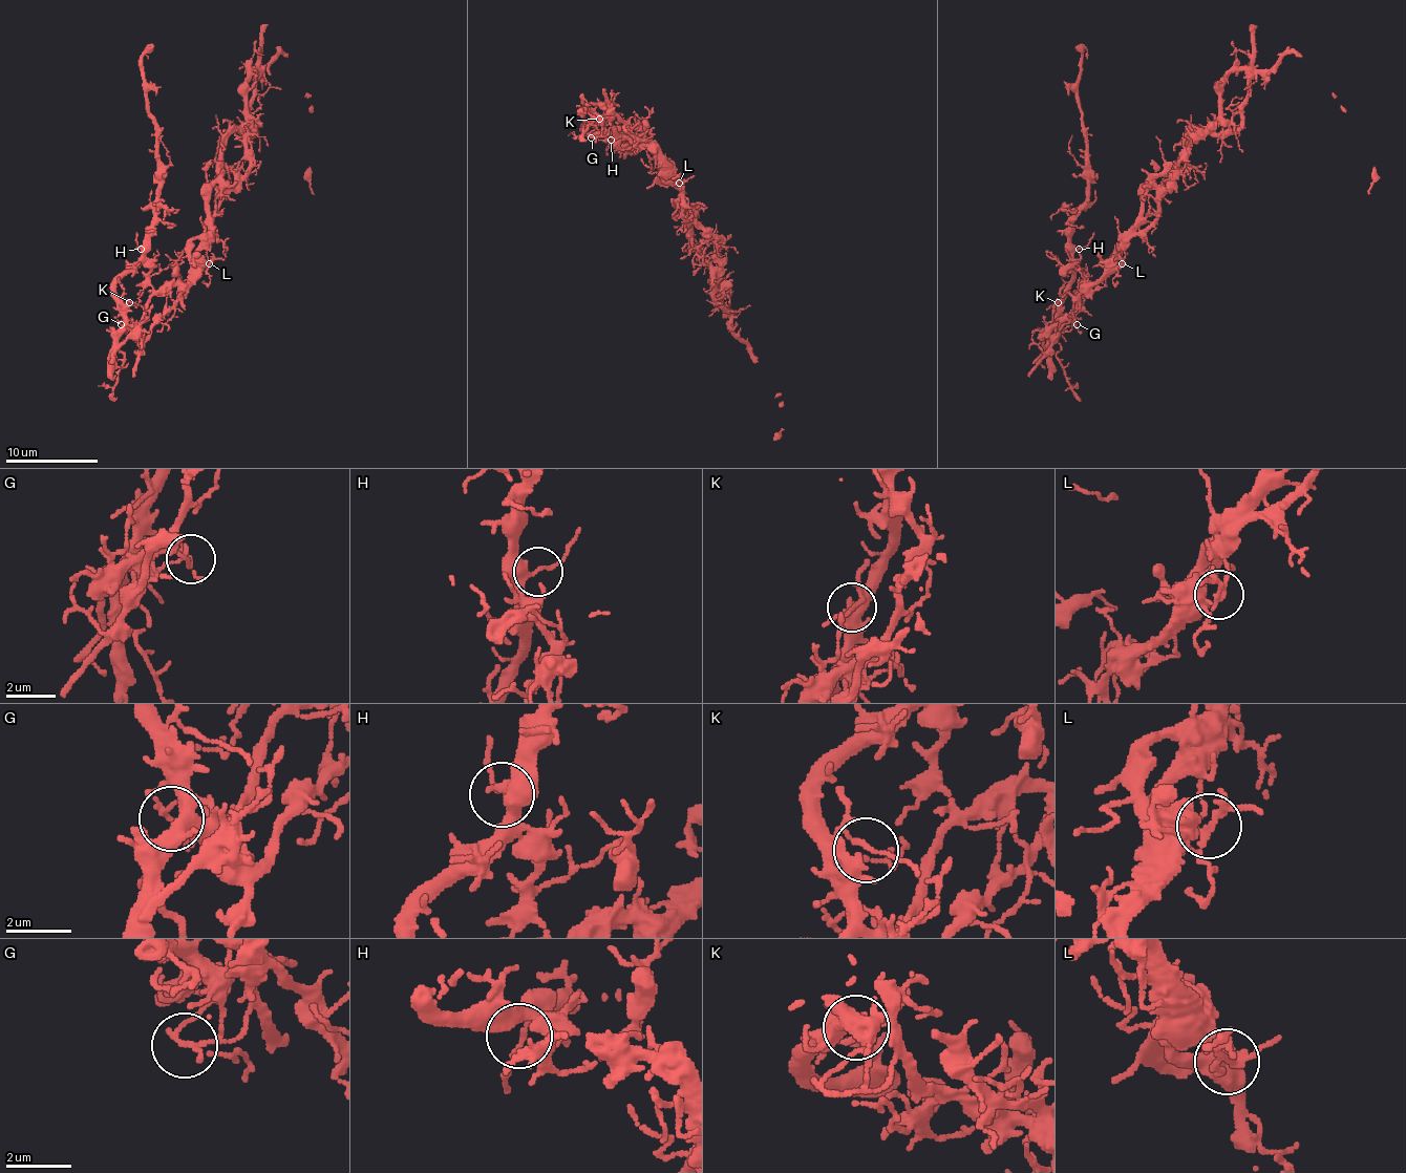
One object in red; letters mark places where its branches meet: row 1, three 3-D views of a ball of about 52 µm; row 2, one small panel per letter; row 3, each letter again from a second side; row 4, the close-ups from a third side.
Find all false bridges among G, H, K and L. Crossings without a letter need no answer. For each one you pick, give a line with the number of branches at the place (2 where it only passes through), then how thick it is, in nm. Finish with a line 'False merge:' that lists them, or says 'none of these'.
G: Branches: 2. Thickness 160 nm
L: Branches: 5. Thickness 150 nm
False merge: G, L

